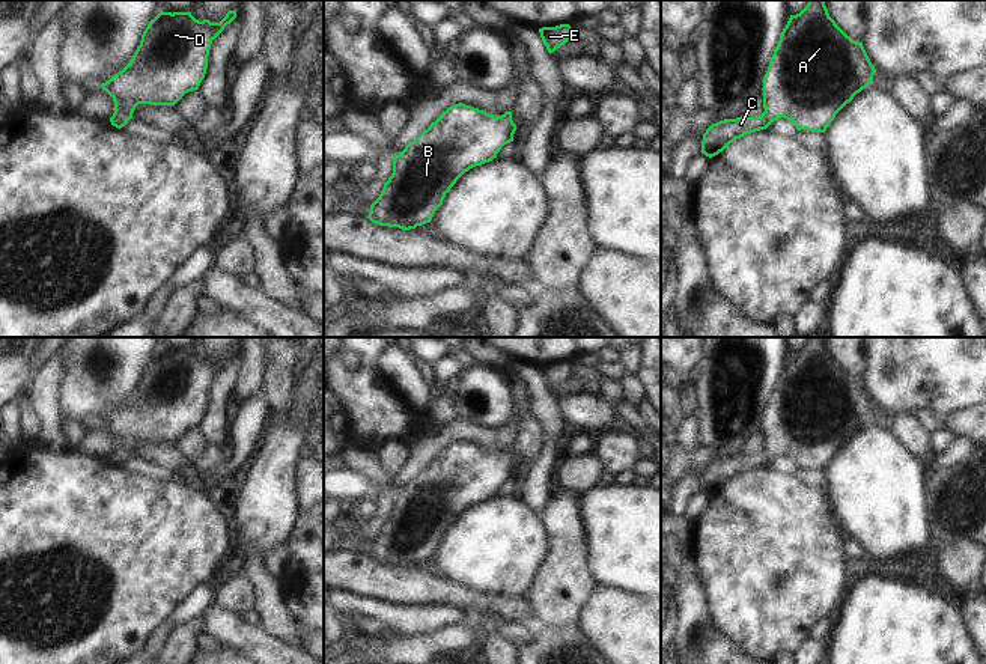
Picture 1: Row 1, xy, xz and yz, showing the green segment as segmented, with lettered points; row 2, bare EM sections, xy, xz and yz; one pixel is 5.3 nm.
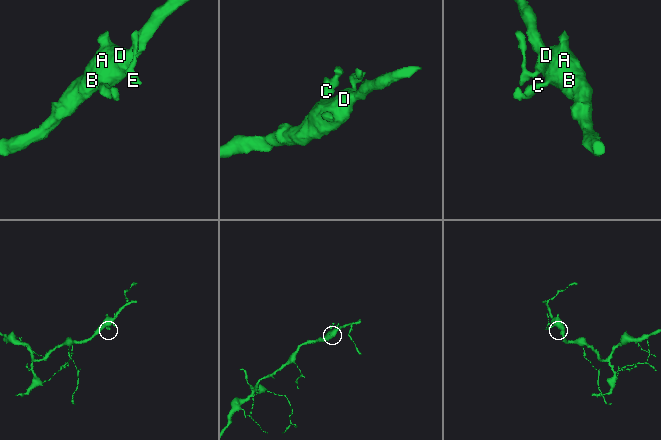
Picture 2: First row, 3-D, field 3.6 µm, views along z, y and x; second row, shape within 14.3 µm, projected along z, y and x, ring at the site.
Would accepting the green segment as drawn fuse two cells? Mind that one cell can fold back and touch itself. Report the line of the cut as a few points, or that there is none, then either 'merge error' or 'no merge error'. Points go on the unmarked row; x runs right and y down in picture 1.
no cut | no merge error

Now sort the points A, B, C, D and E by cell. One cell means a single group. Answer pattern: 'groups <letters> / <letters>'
groups A B C D E

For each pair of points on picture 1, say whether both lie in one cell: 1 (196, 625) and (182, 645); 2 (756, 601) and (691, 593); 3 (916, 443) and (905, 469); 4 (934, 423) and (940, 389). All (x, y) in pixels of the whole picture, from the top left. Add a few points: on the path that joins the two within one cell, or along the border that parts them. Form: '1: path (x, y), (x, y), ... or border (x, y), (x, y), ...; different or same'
1: path (191, 630), (182, 640); same
2: border (694, 562), (708, 600), (708, 612), (717, 630); different
3: border (891, 429), (920, 458); different
4: border (928, 408), (947, 417); different

